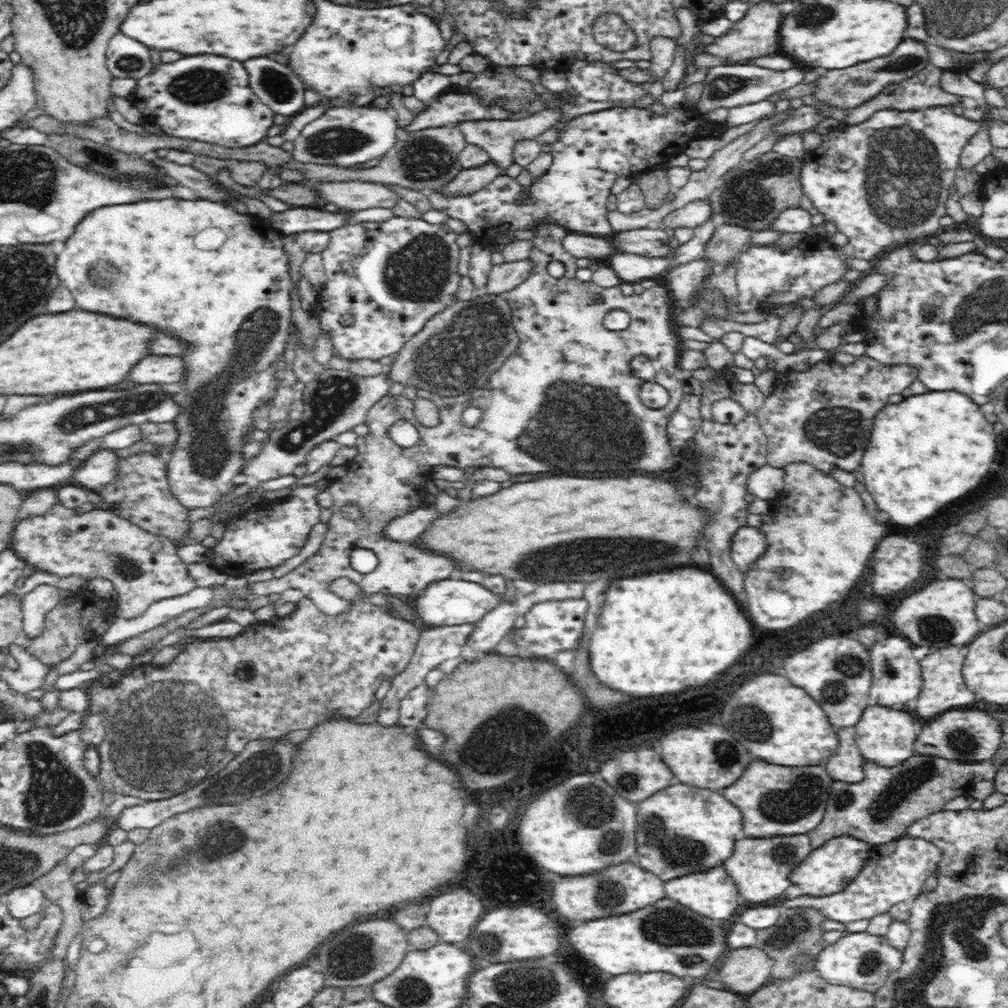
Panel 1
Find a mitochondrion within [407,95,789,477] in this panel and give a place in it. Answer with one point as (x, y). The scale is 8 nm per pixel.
(575, 431)

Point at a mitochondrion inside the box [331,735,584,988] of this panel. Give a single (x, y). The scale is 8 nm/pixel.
(489, 942)

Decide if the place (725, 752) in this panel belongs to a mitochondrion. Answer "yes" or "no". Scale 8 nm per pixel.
yes

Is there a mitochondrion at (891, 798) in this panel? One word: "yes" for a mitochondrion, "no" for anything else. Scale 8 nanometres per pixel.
yes

